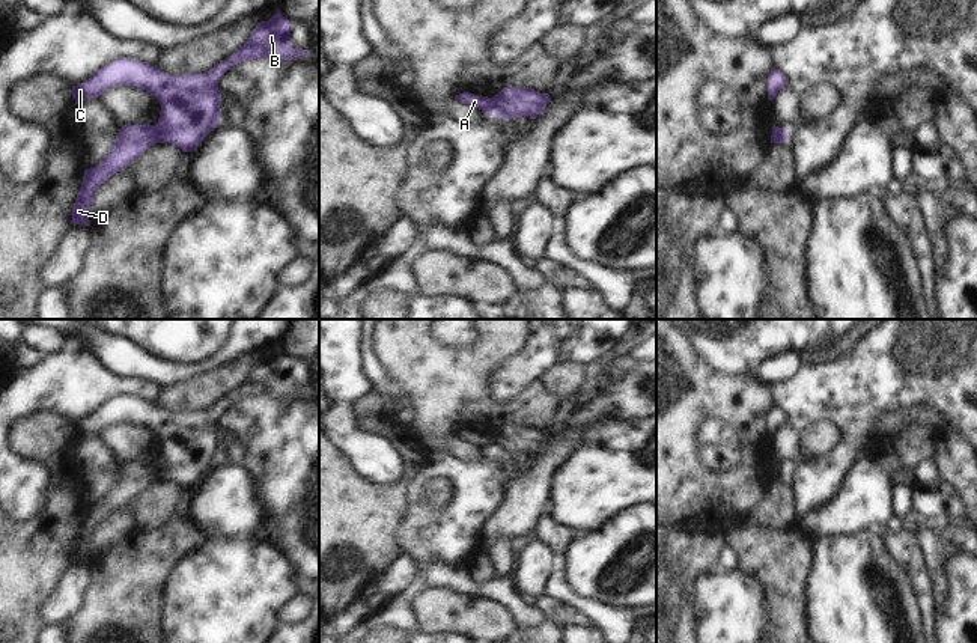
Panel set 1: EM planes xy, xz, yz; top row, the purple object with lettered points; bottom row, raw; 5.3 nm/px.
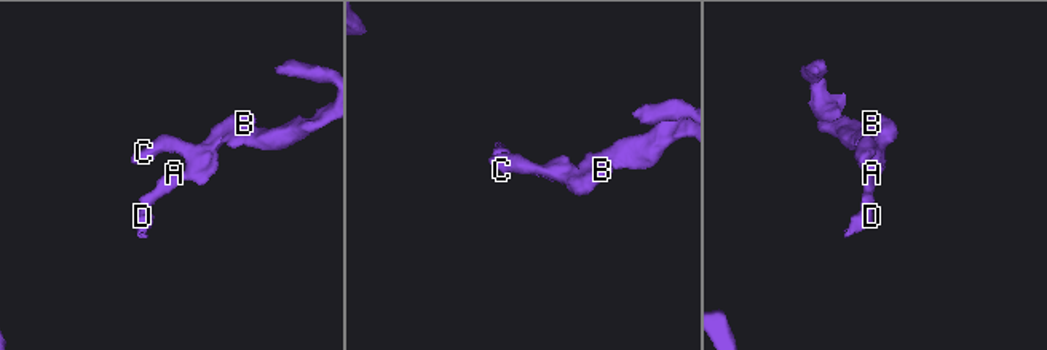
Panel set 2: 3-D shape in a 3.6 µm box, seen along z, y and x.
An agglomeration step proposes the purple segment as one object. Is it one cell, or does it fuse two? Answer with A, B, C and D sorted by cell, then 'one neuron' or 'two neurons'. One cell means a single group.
groups A D / B C; two neurons

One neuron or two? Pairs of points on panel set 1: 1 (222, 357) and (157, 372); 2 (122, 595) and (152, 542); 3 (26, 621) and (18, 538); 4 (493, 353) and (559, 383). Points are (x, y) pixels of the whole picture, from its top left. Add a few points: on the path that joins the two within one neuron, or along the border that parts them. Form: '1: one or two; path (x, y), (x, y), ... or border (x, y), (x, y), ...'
1: one; path (205, 366), (188, 372), (173, 372)
2: one; path (128, 582), (149, 556)
3: one; path (18, 600), (18, 559)
4: two; border (541, 381), (553, 395)

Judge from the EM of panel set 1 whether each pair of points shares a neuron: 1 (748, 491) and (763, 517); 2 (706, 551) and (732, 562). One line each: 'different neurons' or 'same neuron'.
1: different neurons
2: different neurons

